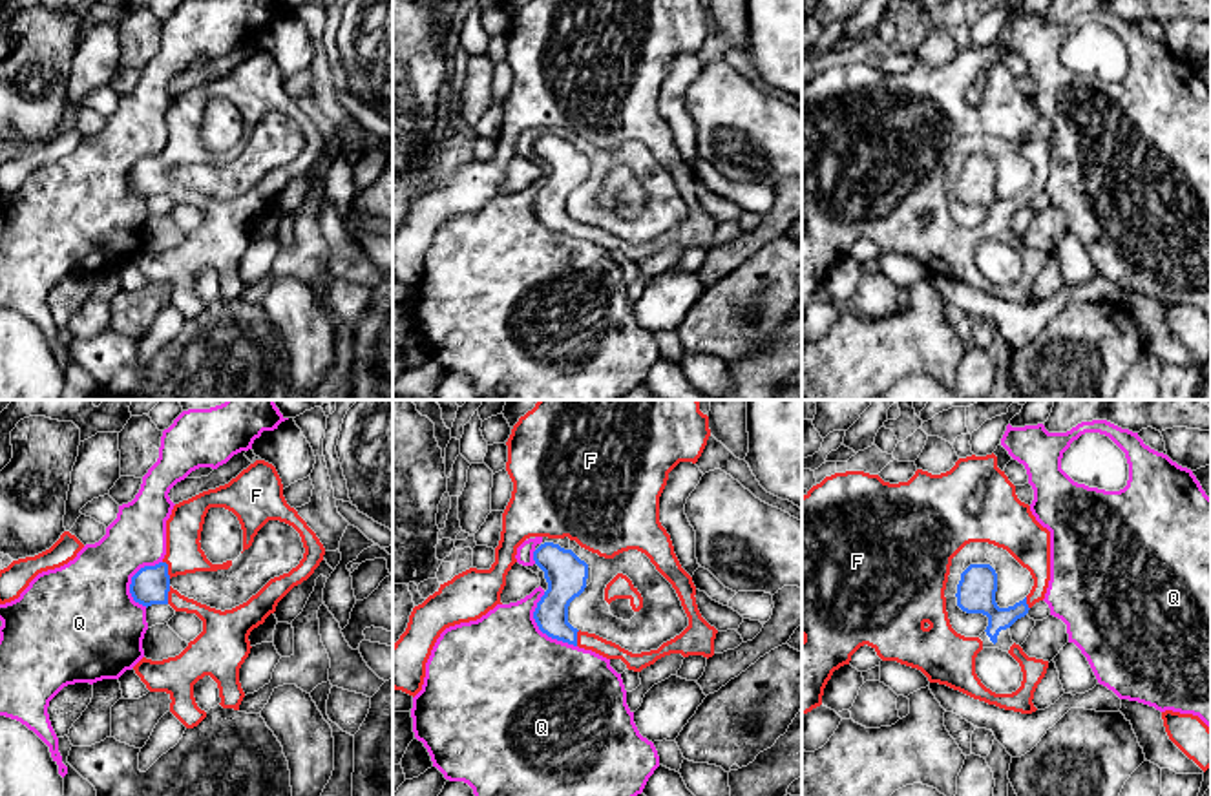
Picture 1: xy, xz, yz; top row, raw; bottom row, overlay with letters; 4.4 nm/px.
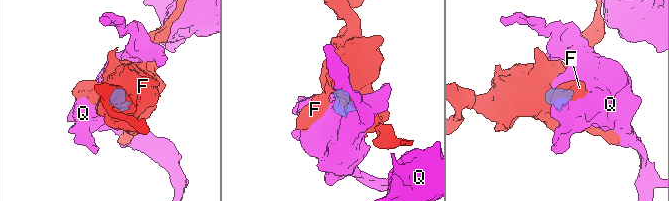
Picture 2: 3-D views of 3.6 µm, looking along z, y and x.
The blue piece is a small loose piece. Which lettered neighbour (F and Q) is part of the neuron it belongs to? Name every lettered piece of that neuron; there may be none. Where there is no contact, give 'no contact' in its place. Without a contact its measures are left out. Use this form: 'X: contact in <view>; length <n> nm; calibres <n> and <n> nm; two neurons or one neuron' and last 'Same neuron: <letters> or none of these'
F: contact in xy; length 90 nm; calibres 170 and 160 nm; one neuron
Q: contact in xz; length 280 nm; calibres 180 and 500 nm; two neurons
Same neuron: F

